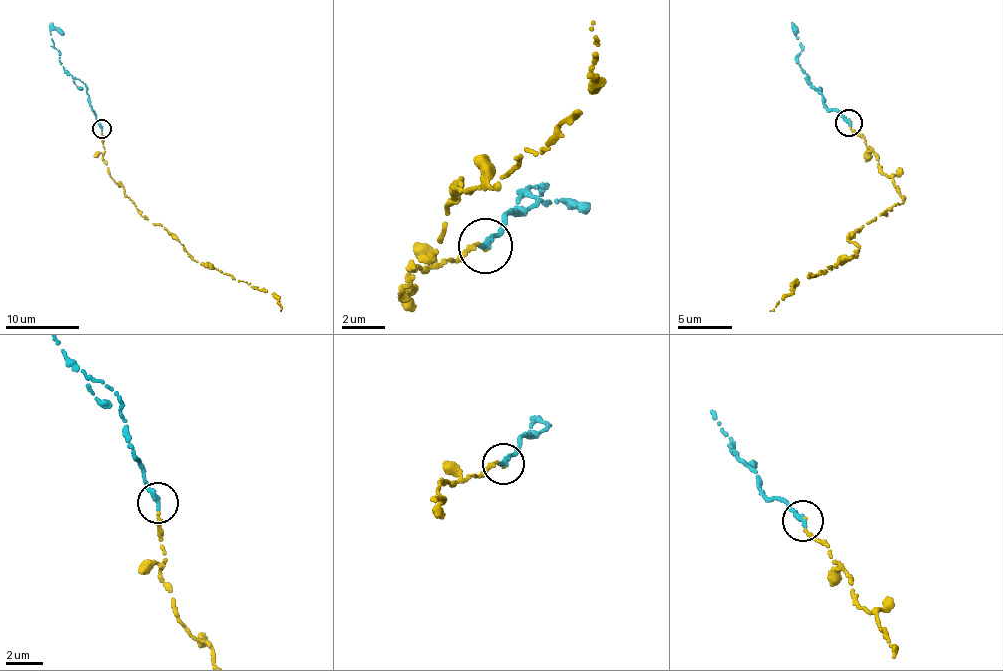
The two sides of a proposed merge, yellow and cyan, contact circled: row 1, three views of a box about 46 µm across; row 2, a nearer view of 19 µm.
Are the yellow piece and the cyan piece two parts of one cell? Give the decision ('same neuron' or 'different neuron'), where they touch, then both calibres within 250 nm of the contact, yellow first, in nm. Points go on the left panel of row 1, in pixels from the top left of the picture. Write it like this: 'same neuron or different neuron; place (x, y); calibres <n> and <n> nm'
same neuron; place (101, 128); calibres 130 and 320 nm

